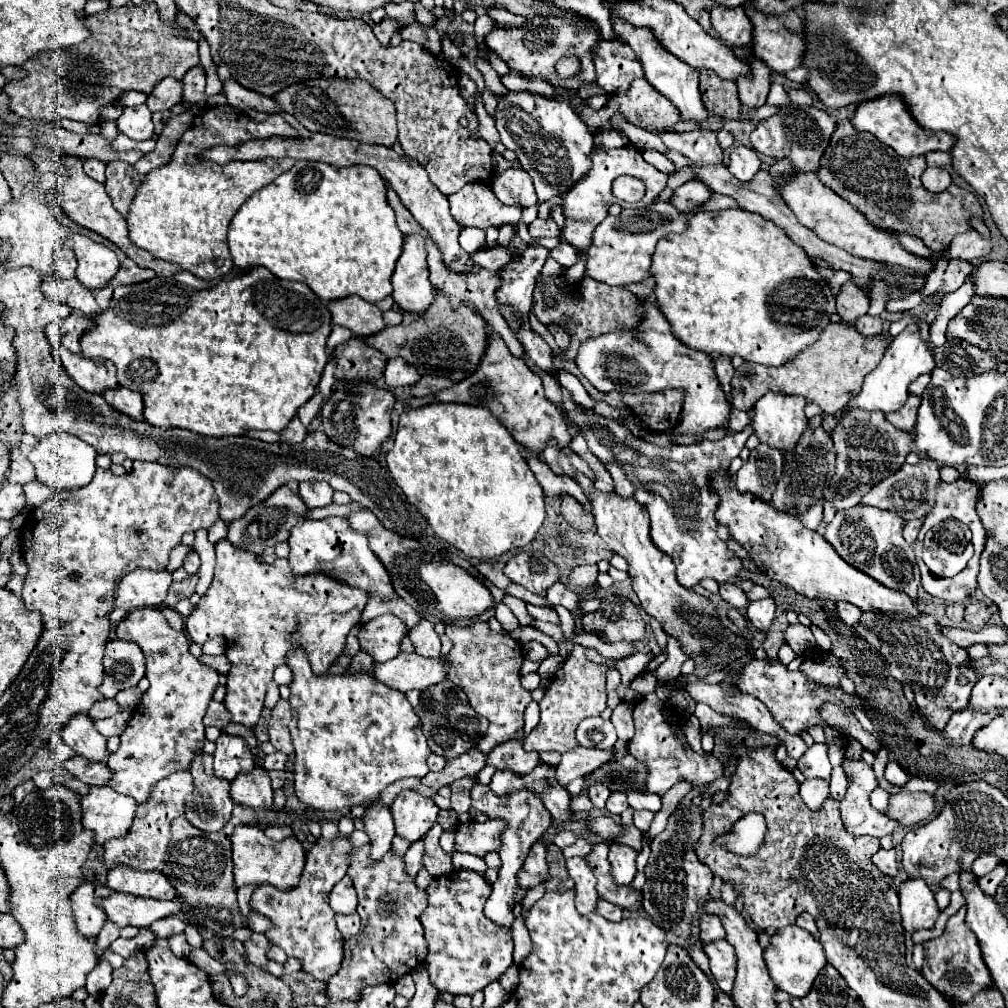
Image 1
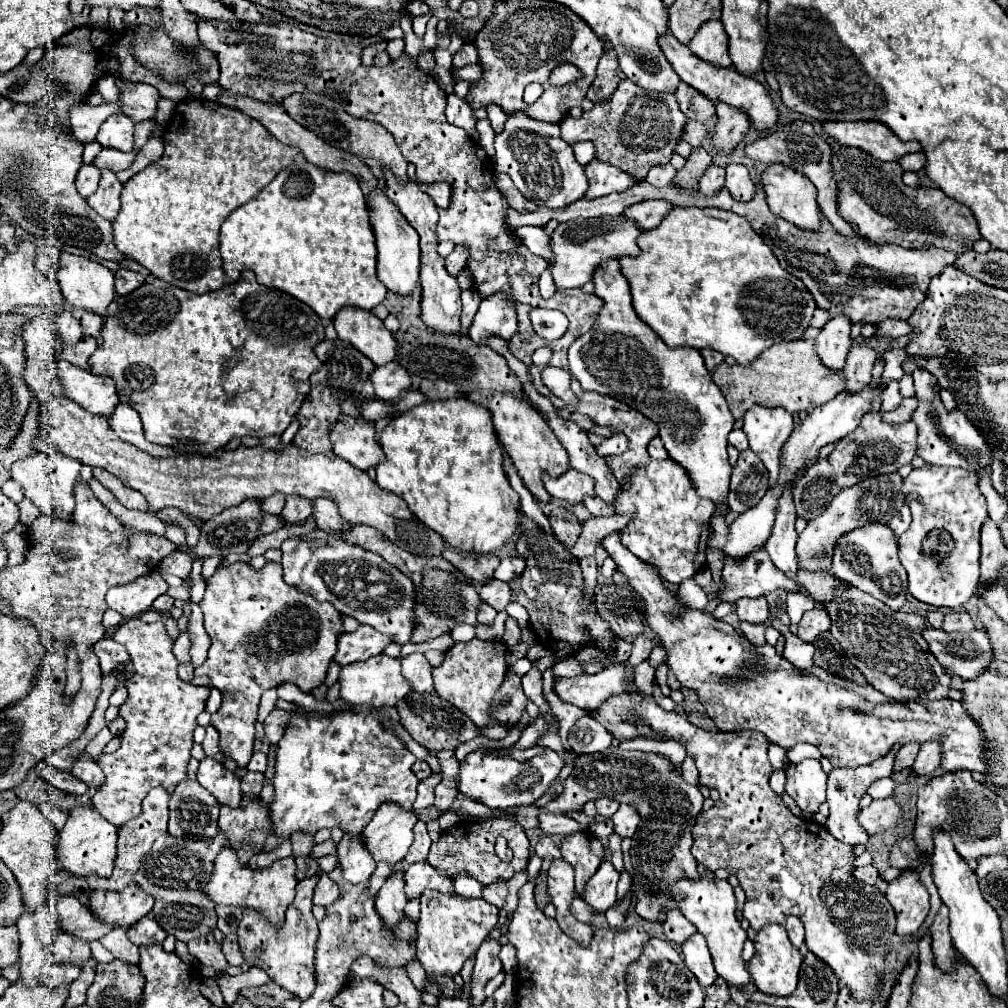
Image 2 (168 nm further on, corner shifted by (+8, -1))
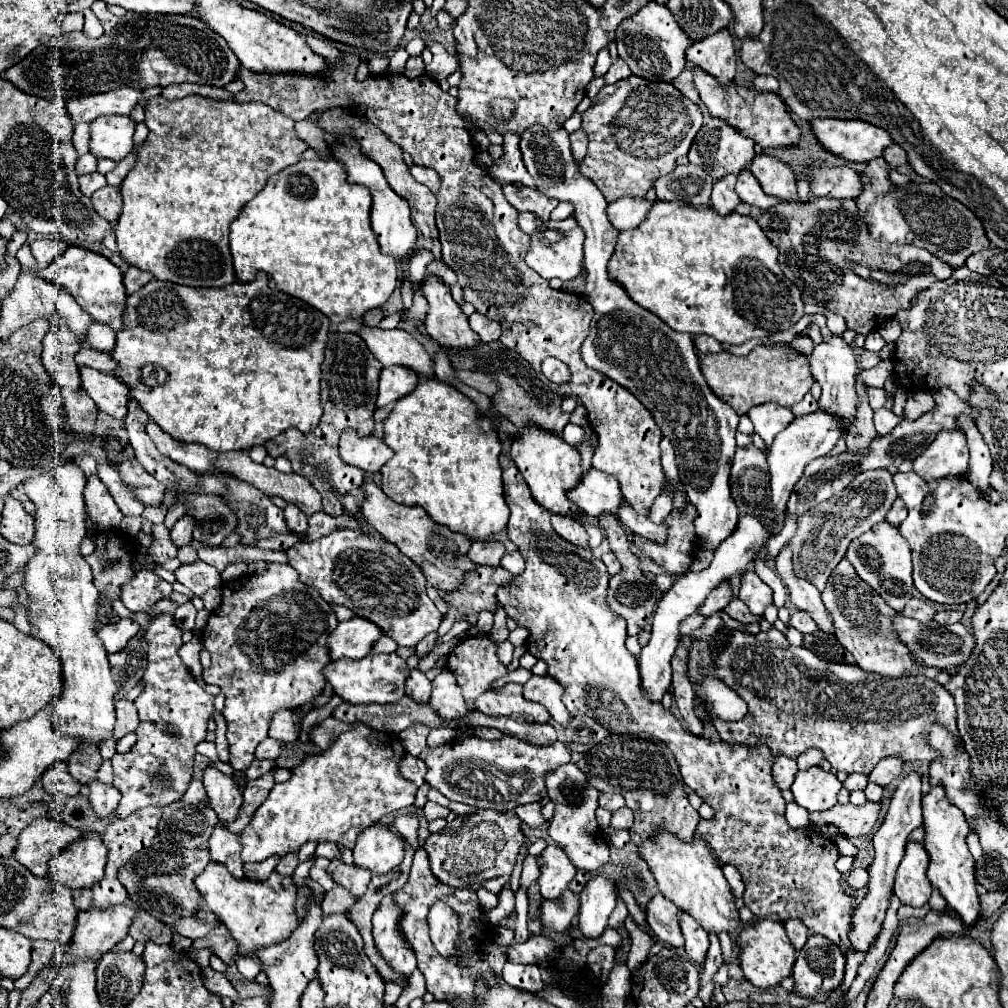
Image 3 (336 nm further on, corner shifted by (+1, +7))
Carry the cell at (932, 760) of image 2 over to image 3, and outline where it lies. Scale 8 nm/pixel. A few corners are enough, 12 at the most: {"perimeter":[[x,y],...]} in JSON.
{"perimeter":[[920,776],[892,794],[872,838],[868,894],[856,906],[850,942],[866,952],[880,934],[894,874],[912,830],[922,826]]}

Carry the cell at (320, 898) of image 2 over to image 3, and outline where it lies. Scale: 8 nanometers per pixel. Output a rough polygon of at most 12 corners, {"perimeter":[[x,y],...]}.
{"perimeter":[[314,858],[310,878],[324,890],[336,888],[328,858]]}

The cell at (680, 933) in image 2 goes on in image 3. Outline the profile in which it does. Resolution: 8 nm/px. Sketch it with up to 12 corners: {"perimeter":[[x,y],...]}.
{"perimeter":[[656,894],[646,906],[654,934],[682,948],[678,914],[682,910]]}

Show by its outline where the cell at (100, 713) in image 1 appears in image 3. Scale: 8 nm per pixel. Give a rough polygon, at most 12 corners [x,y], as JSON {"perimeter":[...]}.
{"perimeter":[[116,702],[114,740],[134,732],[138,726],[136,706]]}

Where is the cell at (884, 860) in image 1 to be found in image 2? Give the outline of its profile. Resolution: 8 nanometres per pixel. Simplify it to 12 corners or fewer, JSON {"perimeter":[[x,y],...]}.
{"perimeter":[[875,864],[861,866],[855,870],[855,878],[867,884],[879,880]]}

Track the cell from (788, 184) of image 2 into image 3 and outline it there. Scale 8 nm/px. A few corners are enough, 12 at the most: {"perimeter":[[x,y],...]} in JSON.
{"perimeter":[[756,150],[754,172],[766,194],[796,202],[796,174]]}

